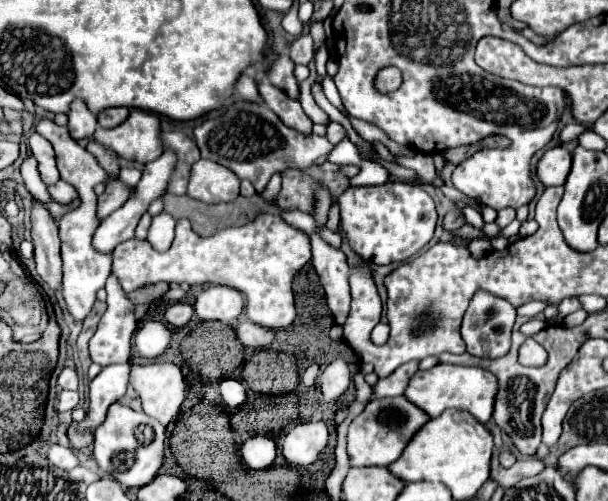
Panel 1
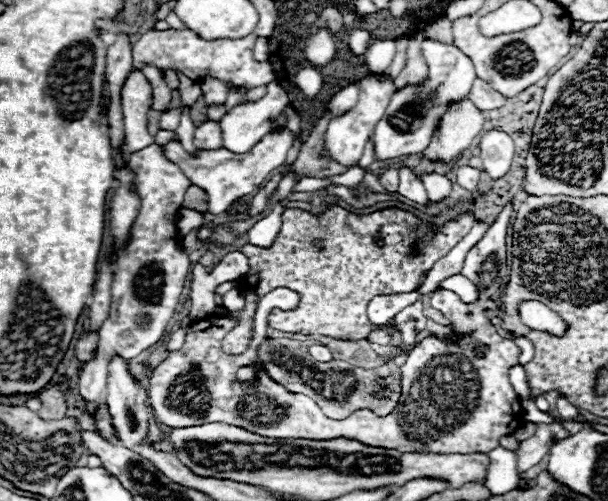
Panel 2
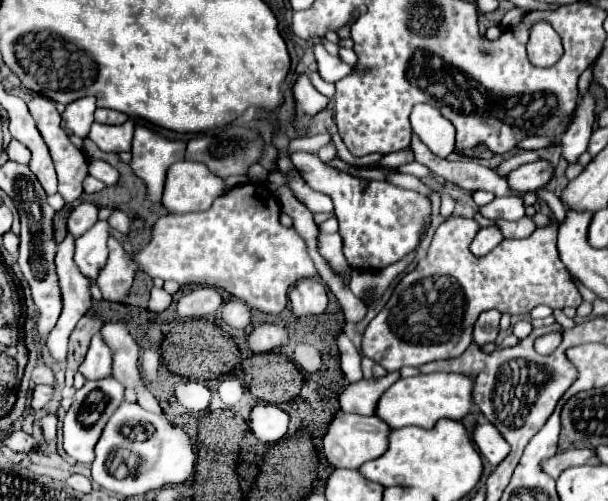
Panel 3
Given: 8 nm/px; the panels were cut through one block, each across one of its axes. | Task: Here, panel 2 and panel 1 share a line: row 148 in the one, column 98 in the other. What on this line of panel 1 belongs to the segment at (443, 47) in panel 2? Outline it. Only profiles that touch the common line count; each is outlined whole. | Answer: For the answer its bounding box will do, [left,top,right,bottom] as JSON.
[80,364,130,432]

